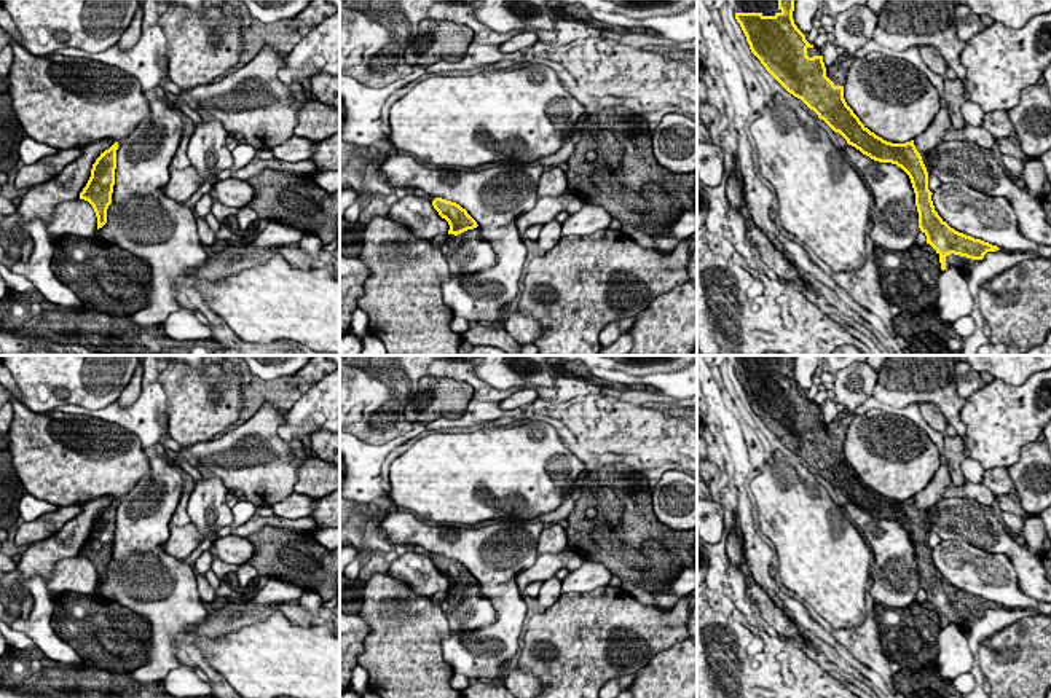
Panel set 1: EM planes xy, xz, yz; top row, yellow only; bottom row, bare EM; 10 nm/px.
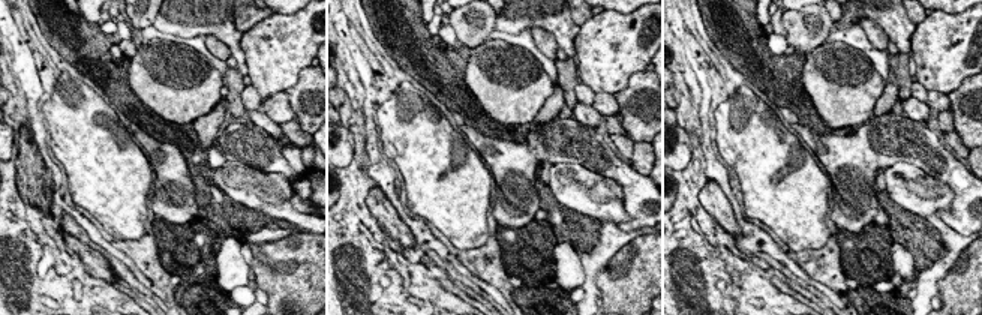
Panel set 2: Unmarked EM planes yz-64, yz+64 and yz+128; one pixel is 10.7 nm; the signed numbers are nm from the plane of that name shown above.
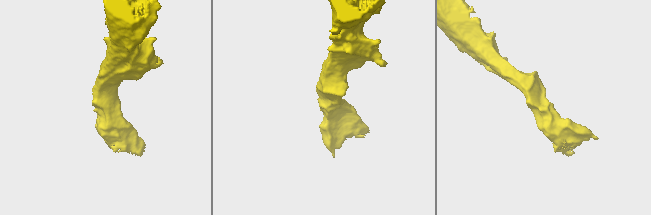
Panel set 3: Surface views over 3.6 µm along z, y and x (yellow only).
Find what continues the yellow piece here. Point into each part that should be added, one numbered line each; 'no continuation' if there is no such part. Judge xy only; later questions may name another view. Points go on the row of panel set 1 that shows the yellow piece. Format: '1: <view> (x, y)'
no continuation

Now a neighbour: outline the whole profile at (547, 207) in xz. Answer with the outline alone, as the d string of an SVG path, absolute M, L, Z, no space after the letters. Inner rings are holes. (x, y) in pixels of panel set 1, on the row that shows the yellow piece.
M563 193L560 196L539 198L536 206L517 218L518 234L523 237L525 231L533 225L545 225L561 212L569 215L577 214L584 207L585 201L574 193Z

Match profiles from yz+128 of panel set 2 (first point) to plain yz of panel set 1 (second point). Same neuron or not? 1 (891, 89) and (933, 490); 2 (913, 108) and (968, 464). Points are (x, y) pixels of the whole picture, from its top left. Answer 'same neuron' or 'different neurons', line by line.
1: same neuron
2: different neurons

